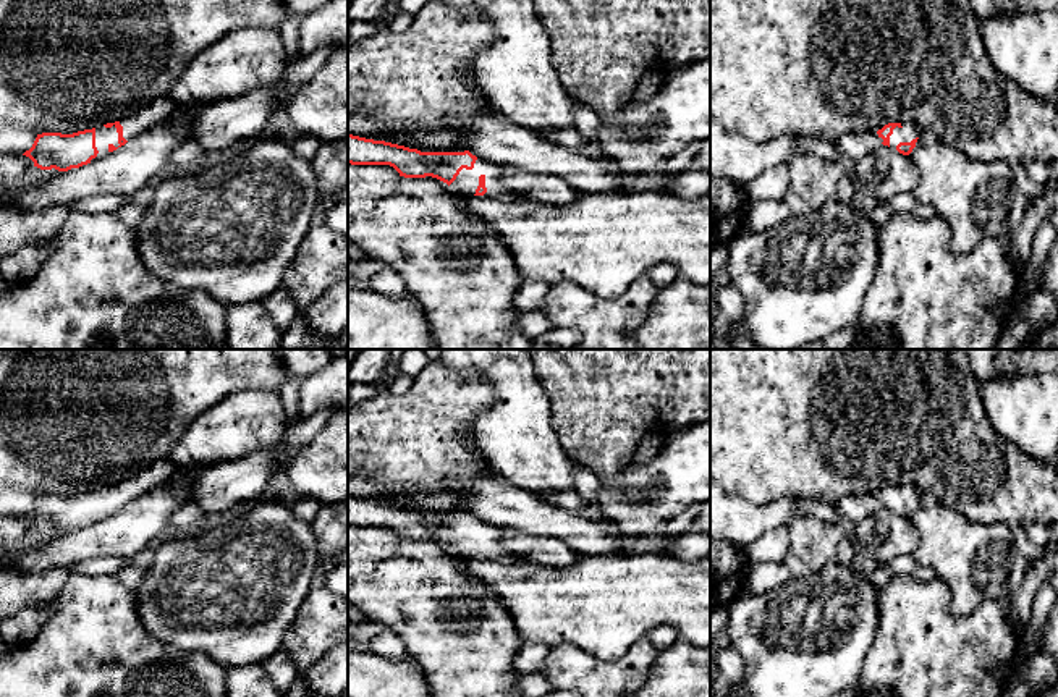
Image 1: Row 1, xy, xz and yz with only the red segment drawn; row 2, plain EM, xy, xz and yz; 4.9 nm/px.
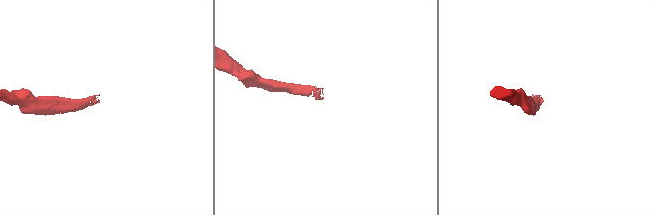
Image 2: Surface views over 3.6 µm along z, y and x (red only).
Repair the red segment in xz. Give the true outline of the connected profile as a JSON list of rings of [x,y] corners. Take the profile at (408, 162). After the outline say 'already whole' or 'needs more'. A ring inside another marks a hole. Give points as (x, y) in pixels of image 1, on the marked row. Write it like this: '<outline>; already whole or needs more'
[[[348,134],[348,163],[390,165],[404,178],[437,178],[459,194],[519,201],[501,183],[501,167],[464,152],[421,152],[404,146]]]; needs more

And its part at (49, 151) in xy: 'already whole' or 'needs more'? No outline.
needs more

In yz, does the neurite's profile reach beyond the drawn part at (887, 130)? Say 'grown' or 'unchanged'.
grown

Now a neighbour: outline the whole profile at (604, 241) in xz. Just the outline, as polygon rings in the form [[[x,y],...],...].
[[[667,191],[582,192],[561,205],[456,194],[505,241],[523,281],[571,281],[615,299],[655,265],[670,264],[692,283],[710,285],[710,194],[681,199]]]

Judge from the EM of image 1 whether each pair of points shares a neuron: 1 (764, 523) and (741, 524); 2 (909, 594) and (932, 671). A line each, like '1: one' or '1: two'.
1: one
2: one

